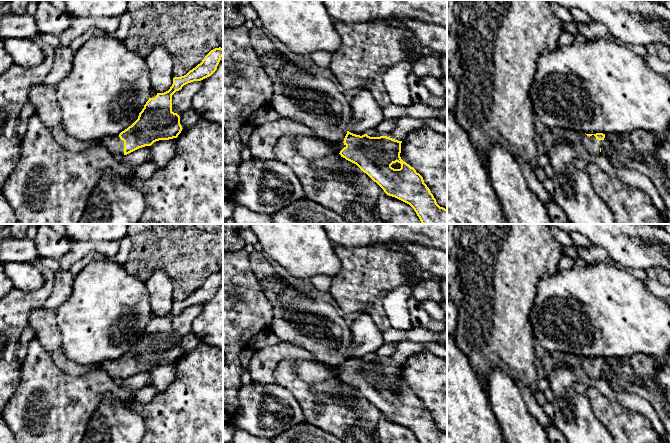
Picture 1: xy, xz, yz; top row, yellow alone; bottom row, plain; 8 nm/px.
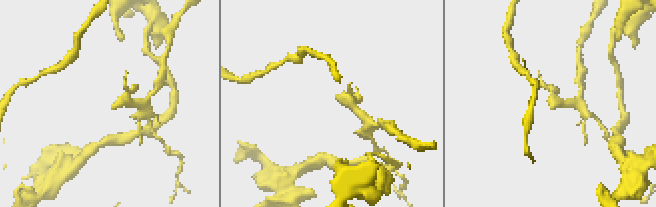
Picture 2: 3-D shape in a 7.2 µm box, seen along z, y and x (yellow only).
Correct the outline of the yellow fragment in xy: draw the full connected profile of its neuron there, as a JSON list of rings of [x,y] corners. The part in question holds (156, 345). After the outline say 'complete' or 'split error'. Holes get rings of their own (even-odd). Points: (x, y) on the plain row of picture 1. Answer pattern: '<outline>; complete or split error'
[[[221,271],[211,274],[200,288],[186,299],[174,301],[170,313],[149,322],[138,343],[119,359],[107,360],[100,366],[112,378],[127,379],[159,364],[177,362],[182,355],[180,340],[172,335],[172,319],[188,307],[211,300],[223,280]]]; split error

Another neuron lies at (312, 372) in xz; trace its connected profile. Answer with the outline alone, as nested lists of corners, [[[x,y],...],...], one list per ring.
[[[294,360],[294,362],[297,375],[314,389],[315,395],[319,395],[317,391],[319,383],[340,377],[336,367],[322,361]]]

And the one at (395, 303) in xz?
[[[402,285],[389,292],[381,301],[391,327],[401,331],[412,329],[408,300],[412,297],[412,289]]]

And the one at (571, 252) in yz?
[[[563,247],[562,248],[562,256],[567,256],[572,259],[579,258],[578,253],[574,247]]]

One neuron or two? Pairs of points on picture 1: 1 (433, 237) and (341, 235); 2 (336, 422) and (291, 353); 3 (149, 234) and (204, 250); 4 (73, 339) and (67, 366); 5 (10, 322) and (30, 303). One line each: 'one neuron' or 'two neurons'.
1: one neuron
2: two neurons
3: one neuron
4: two neurons
5: one neuron

